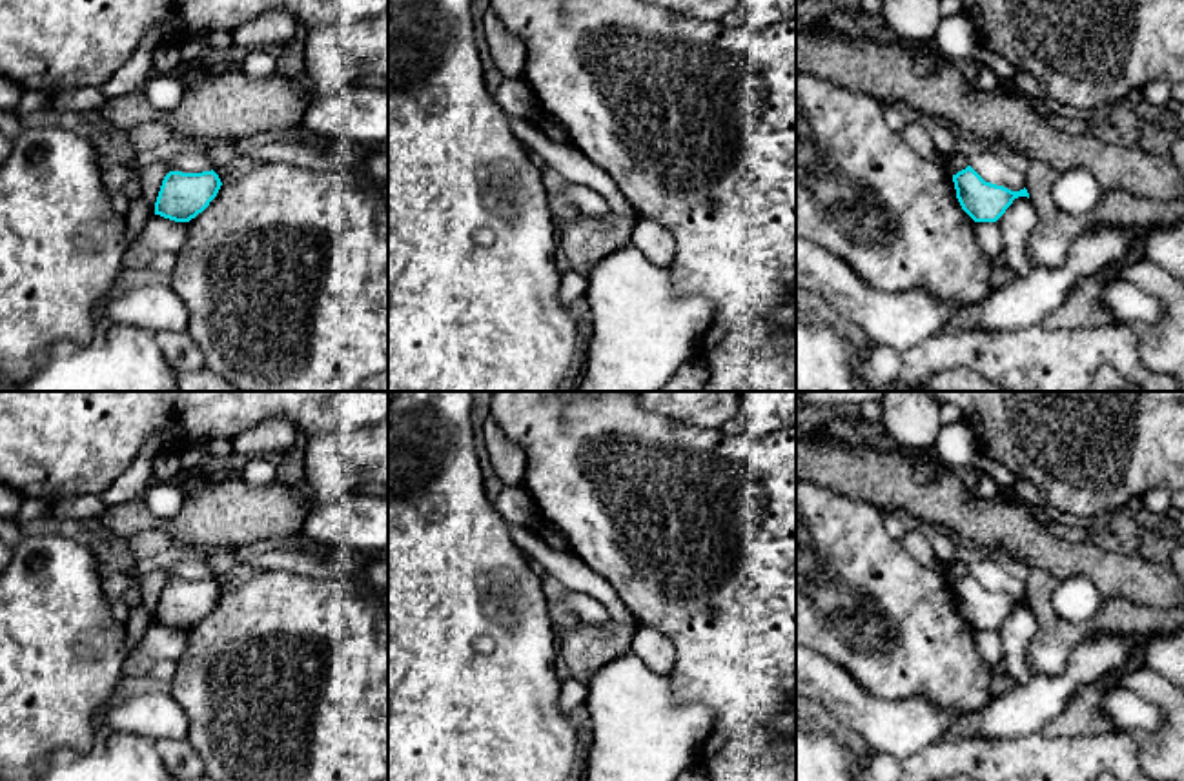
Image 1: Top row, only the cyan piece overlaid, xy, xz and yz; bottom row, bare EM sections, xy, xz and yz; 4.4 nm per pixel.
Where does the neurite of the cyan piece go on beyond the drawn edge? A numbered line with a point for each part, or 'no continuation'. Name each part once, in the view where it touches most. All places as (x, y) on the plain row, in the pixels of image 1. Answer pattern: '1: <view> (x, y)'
no continuation

